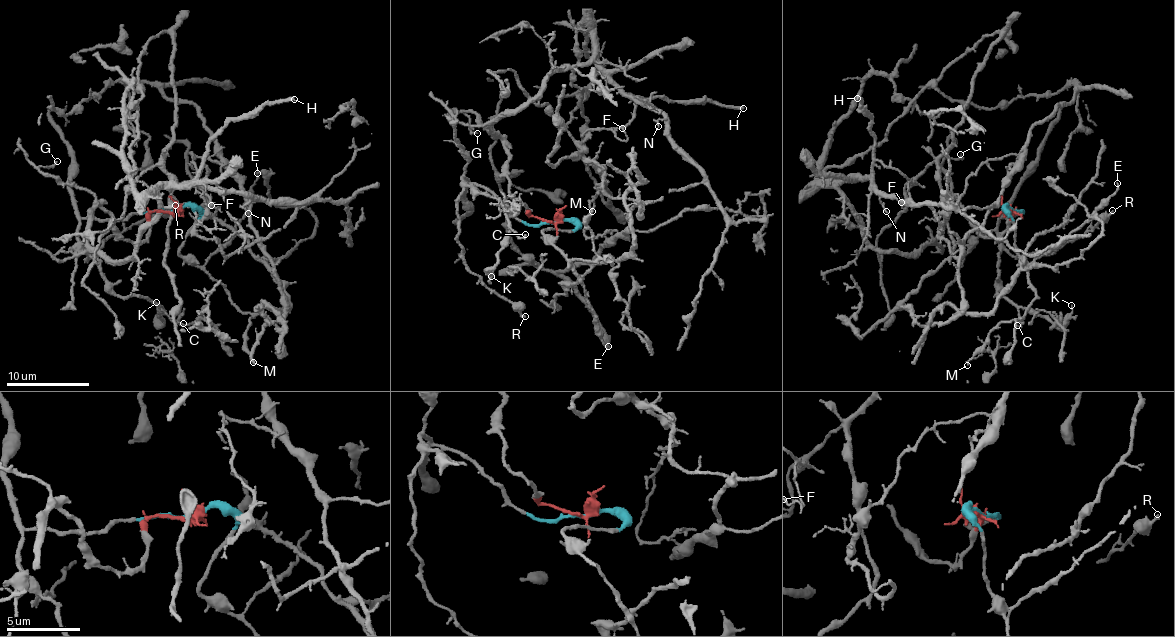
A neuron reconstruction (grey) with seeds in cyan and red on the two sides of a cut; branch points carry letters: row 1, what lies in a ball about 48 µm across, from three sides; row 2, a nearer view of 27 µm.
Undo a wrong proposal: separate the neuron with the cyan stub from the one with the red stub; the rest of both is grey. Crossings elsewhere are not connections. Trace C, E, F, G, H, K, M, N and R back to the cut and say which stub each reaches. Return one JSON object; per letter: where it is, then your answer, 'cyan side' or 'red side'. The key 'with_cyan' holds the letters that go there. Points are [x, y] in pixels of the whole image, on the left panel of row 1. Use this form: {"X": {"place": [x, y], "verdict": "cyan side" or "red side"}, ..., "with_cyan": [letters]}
{"C": {"place": [183, 323], "verdict": "cyan side"}, "E": {"place": [257, 173], "verdict": "cyan side"}, "F": {"place": [211, 205], "verdict": "red side"}, "G": {"place": [57, 161], "verdict": "red side"}, "H": {"place": [294, 99], "verdict": "red side"}, "K": {"place": [156, 302], "verdict": "cyan side"}, "M": {"place": [253, 362], "verdict": "cyan side"}, "N": {"place": [248, 213], "verdict": "red side"}, "R": {"place": [175, 205], "verdict": "cyan side"}, "with_cyan": ["C", "E", "K", "M", "R"]}

